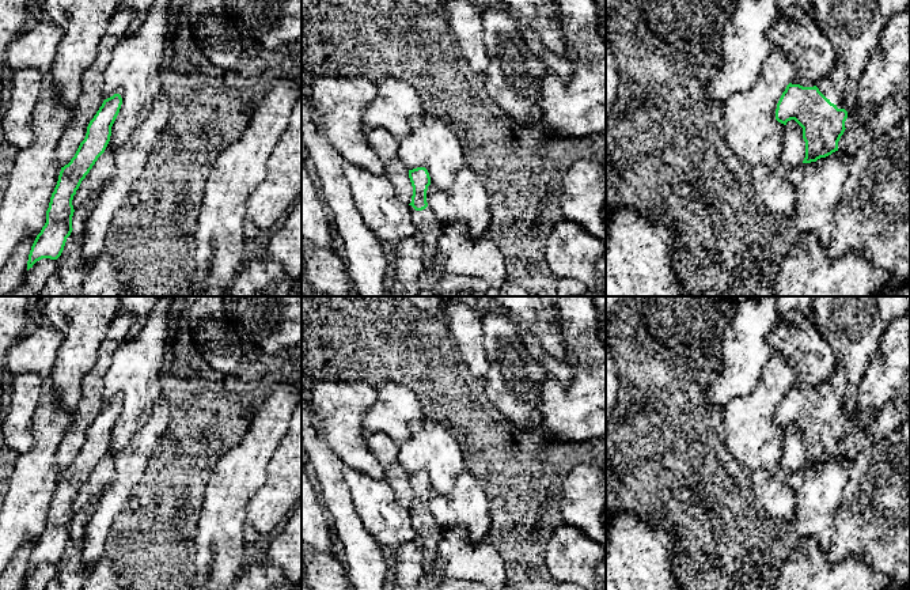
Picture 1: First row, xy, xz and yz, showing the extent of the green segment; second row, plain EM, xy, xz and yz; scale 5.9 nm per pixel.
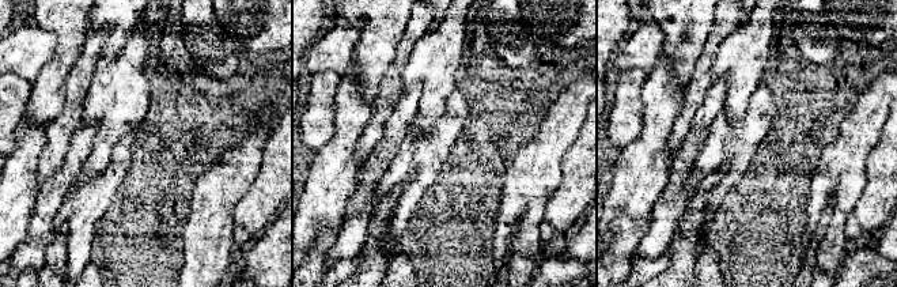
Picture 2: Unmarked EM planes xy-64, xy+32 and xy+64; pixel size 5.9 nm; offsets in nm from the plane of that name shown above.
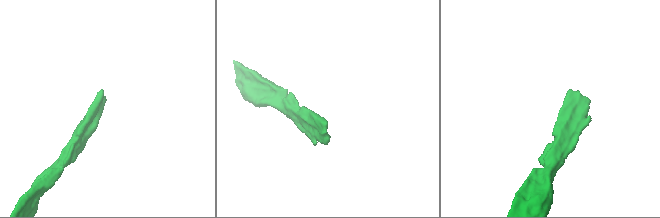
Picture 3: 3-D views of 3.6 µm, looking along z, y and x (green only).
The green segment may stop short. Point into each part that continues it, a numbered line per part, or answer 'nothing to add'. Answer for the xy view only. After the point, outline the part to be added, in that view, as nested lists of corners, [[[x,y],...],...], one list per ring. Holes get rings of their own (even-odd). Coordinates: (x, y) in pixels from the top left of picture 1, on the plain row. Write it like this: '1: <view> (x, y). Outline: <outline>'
nothing to add

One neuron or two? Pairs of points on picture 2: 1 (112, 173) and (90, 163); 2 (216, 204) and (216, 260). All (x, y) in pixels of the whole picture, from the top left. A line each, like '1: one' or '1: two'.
1: two
2: one

